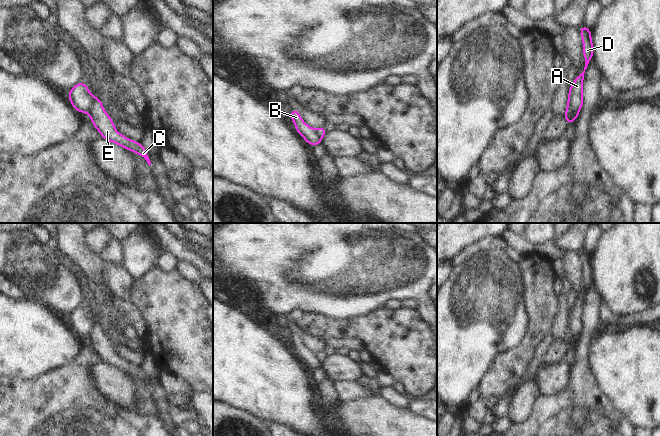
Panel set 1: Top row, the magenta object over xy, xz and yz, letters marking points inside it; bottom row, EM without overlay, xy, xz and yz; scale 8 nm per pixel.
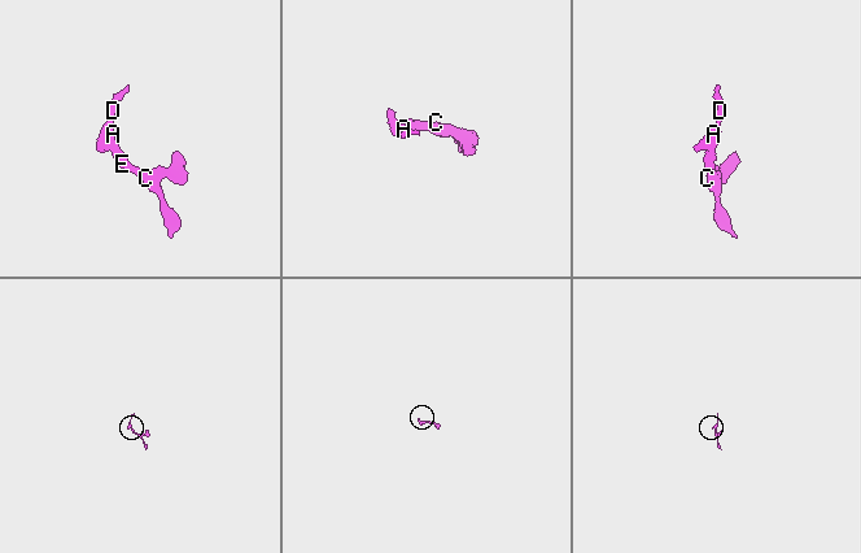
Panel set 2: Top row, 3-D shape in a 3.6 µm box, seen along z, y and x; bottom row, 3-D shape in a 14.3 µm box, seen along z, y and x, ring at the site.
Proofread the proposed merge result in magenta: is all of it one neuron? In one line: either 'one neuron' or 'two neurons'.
two neurons

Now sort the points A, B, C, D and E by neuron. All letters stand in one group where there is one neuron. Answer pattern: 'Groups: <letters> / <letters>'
Groups: A B D / C E.

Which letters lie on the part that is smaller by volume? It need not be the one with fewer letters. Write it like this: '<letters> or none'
A, B, D

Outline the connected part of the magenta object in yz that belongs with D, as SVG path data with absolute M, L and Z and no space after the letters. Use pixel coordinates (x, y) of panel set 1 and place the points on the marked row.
M581 26L580 36L583 40L583 53L585 60L584 71L577 75L574 83L569 87L568 103L575 110L580 110L583 107L583 80L584 73L590 60L593 58L593 43L591 40L592 32L585 26Z

